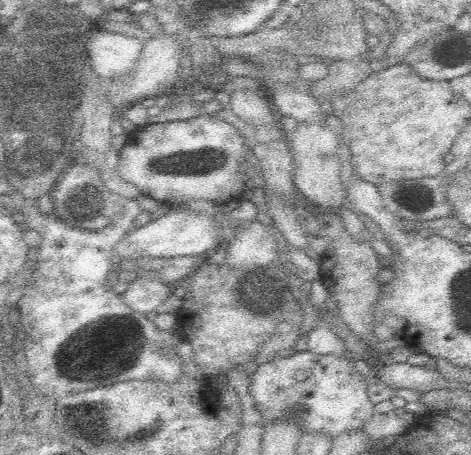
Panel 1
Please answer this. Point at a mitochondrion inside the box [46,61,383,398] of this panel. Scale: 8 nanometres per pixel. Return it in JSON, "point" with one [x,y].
{"point":[202,161]}

